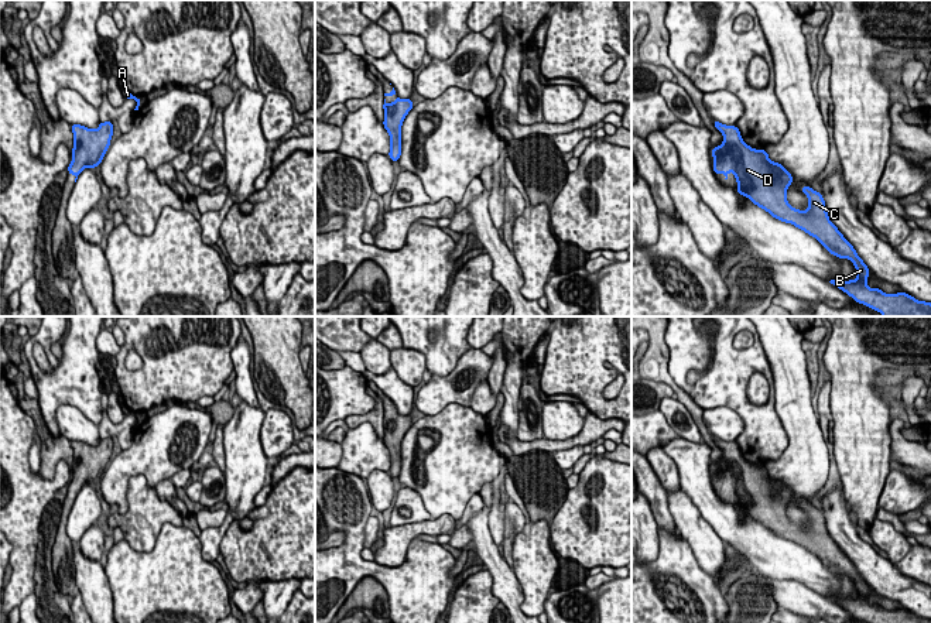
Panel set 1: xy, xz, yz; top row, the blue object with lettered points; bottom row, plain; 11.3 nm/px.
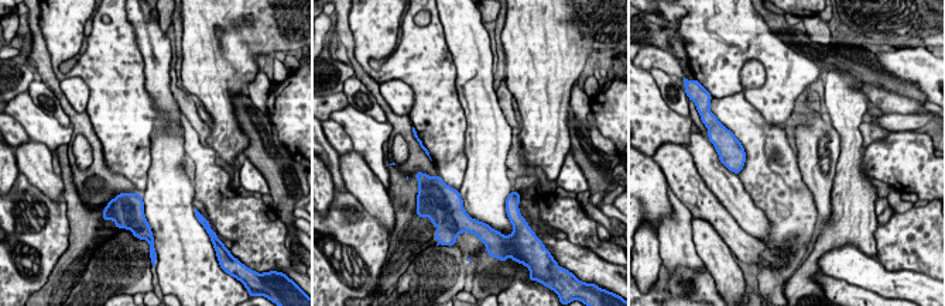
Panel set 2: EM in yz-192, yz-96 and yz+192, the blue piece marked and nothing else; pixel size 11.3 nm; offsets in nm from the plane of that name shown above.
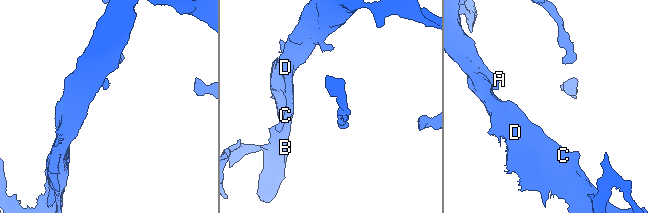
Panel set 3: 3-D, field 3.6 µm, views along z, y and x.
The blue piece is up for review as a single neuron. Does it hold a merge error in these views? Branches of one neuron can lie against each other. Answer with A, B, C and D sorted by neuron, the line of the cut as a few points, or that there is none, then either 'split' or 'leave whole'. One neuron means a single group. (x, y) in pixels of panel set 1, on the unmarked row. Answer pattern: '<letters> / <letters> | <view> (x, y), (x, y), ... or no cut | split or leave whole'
A B C D | no cut | leave whole

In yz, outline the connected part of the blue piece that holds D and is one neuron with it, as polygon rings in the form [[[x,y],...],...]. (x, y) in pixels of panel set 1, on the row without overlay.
[[[716,437],[713,442],[723,451],[723,459],[712,465],[715,492],[719,489],[728,496],[728,490],[733,489],[737,510],[749,514],[773,534],[815,554],[832,572],[853,579],[856,595],[831,596],[832,602],[866,623],[931,623],[931,619],[918,617],[907,609],[886,610],[879,605],[869,605],[866,599],[869,583],[831,538],[822,510],[801,503],[808,513],[808,524],[805,527],[793,524],[787,517],[787,504],[793,500],[793,493],[784,482],[771,477],[766,466],[747,462],[736,442],[726,442]]]

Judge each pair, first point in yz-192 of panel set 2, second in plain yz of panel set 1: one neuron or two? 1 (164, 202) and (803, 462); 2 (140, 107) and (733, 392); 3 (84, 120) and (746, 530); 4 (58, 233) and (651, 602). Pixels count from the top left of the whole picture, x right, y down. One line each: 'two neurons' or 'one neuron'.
1: one neuron
2: one neuron
3: two neurons
4: one neuron

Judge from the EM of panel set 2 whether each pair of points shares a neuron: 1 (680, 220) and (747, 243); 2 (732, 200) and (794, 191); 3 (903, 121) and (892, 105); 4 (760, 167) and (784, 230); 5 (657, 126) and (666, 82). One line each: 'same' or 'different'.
1: different
2: different
3: different
4: same
5: different

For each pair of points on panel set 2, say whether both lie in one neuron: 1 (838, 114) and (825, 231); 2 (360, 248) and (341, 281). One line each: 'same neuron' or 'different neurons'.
1: same neuron
2: same neuron

